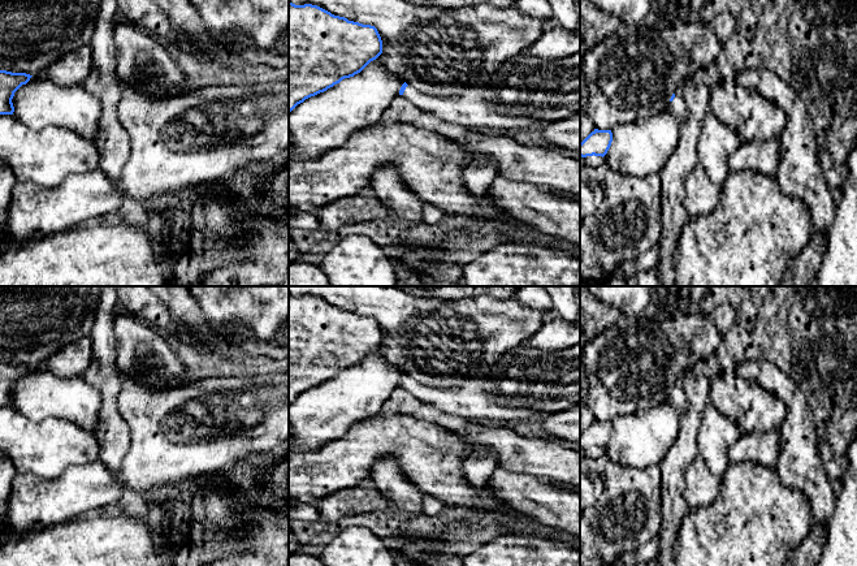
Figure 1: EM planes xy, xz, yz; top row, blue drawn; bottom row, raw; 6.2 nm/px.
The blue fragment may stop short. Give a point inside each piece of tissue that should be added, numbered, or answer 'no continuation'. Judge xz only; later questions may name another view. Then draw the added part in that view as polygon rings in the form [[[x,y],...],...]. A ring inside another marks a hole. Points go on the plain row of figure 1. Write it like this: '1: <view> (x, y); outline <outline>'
1: xz (524, 384); outline [[[525,344],[508,349],[485,376],[451,388],[433,386],[408,376],[403,384],[421,403],[434,405],[447,415],[485,425],[524,427],[545,415],[580,405],[580,344],[559,351],[540,351]]]

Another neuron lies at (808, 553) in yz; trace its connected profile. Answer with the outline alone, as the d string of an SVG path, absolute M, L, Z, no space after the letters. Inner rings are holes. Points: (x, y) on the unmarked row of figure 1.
M813 524L806 539L788 554L784 566L817 566L826 540L826 526Z

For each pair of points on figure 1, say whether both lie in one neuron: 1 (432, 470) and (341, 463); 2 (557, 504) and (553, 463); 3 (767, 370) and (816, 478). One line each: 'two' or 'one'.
1: one
2: two
3: one

